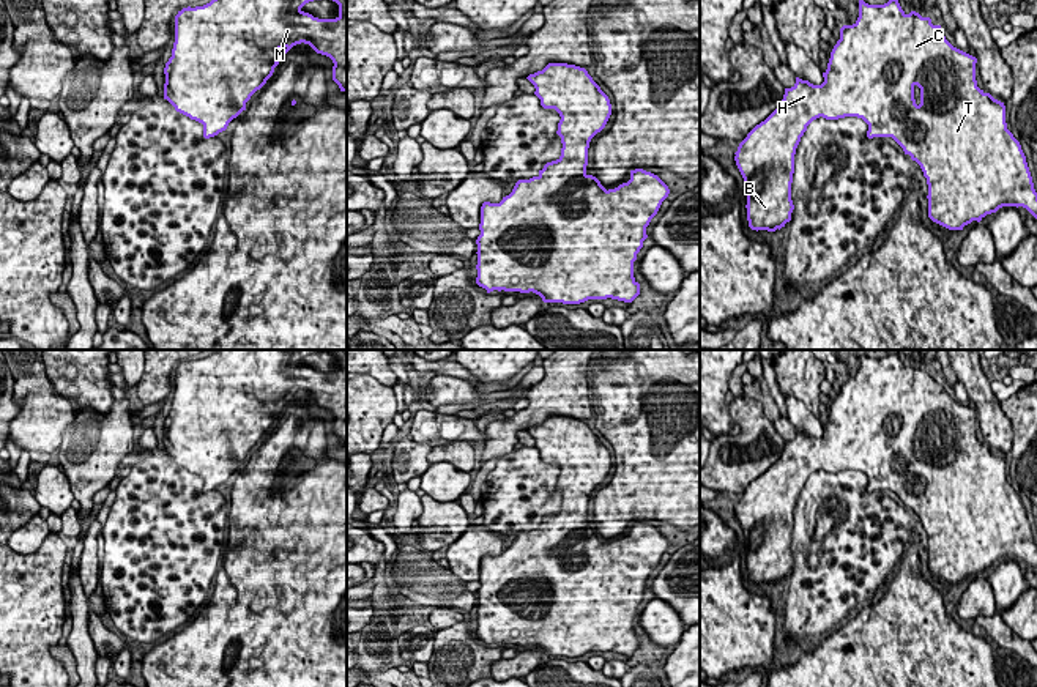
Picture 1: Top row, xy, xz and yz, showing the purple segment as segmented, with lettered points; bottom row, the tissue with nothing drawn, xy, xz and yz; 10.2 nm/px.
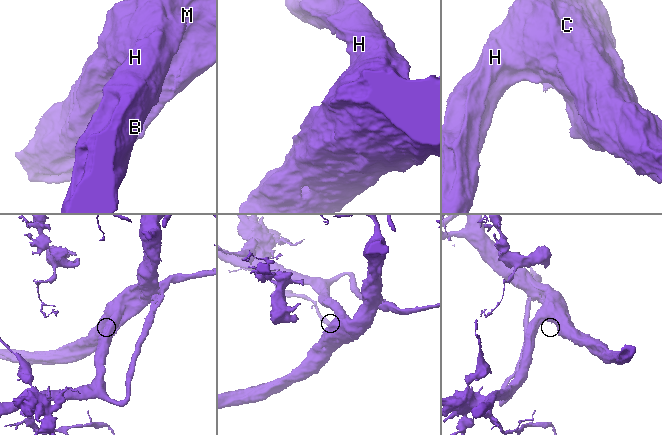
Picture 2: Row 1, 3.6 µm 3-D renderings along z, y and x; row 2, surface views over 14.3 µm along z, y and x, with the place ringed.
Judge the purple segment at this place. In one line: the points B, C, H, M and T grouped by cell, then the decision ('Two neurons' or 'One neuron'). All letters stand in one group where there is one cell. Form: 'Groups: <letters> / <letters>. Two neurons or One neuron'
Groups: B C H M T. One neuron

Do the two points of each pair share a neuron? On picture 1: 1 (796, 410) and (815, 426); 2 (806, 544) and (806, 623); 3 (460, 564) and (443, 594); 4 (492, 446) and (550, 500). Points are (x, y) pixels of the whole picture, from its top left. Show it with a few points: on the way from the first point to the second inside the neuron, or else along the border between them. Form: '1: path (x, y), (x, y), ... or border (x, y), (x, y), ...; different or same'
1: path (801, 415), (810, 424); same
2: path (812, 563), (812, 604); same
3: border (449, 568), (465, 583); different
4: border (514, 449), (501, 457); different

